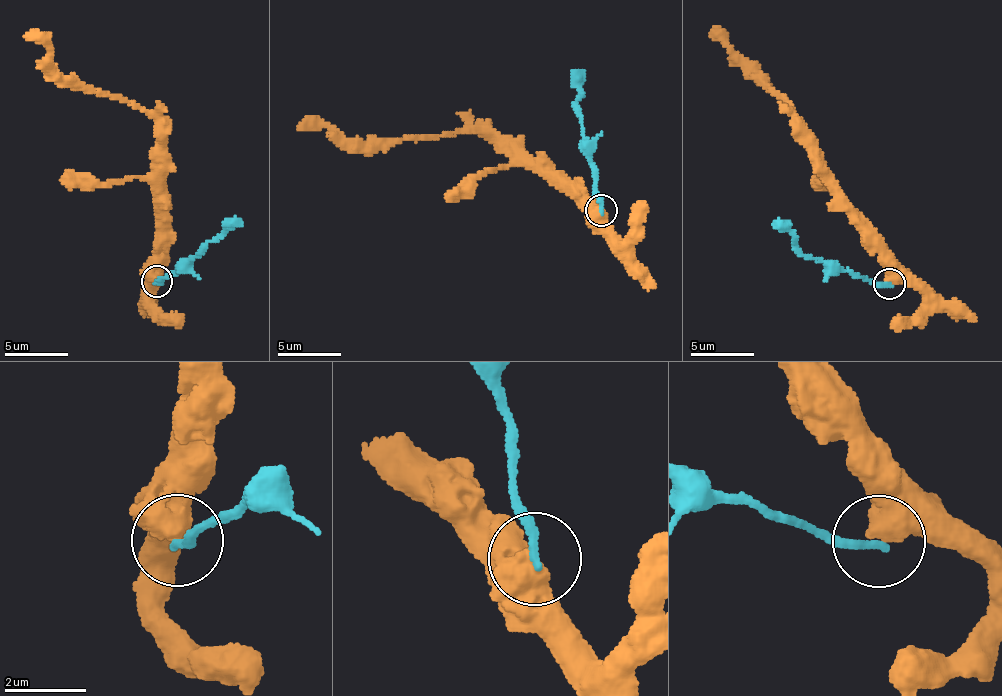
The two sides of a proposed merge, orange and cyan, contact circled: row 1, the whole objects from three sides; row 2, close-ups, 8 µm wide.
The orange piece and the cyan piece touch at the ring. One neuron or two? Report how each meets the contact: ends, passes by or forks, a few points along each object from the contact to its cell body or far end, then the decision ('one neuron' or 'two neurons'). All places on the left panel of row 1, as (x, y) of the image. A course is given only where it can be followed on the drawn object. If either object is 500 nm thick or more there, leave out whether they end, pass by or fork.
orange via (155, 280), (163, 236), (153, 192), (159, 139), (155, 120), (126, 101), (66, 83), (47, 49), (24, 36) | cyan via (155, 280), (187, 269), (190, 259), (200, 256), (205, 244), (239, 219) | two neurons

